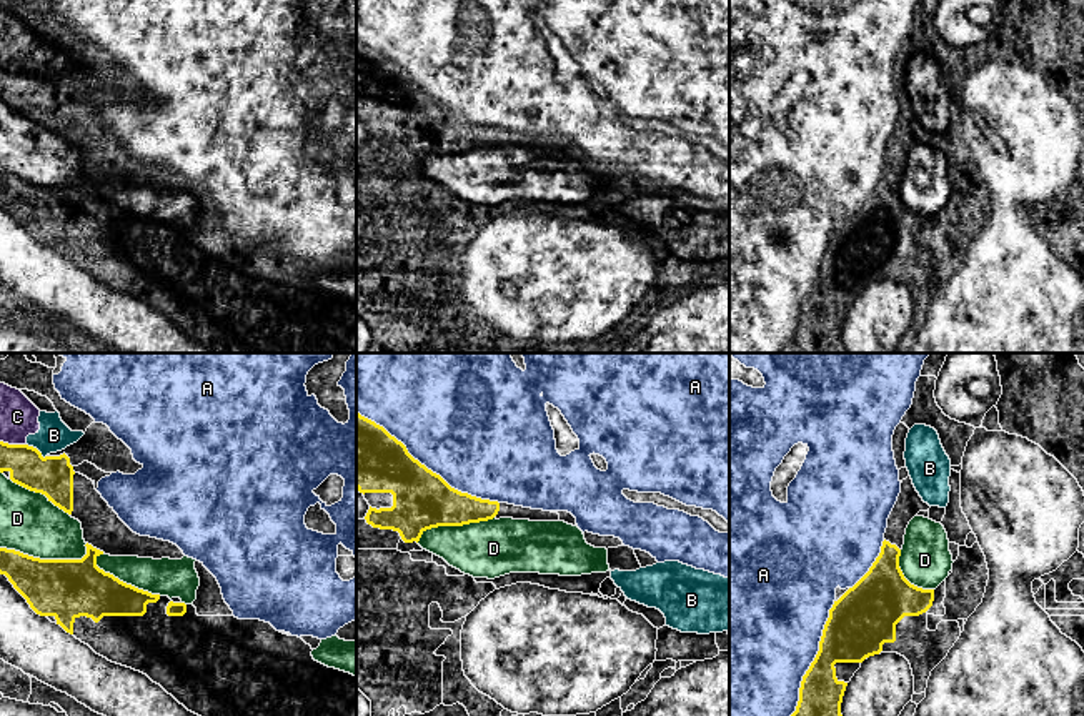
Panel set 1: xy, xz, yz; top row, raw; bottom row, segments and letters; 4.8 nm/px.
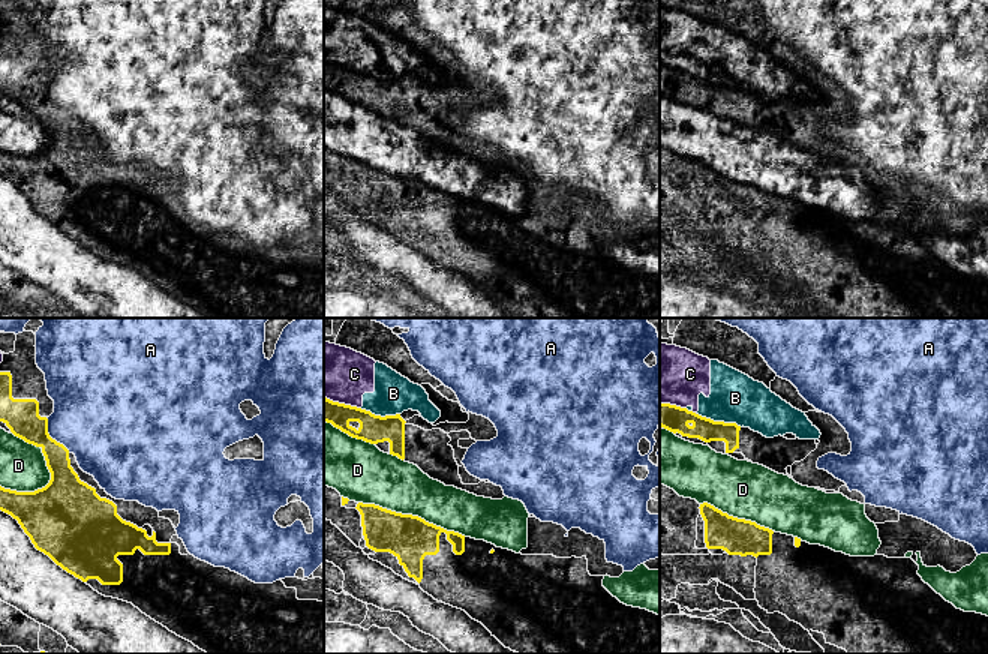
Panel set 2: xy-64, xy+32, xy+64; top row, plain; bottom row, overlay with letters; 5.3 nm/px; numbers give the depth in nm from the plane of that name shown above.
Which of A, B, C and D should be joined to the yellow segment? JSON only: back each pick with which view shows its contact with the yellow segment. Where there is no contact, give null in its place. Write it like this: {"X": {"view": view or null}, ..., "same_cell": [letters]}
{"same_cell": []}

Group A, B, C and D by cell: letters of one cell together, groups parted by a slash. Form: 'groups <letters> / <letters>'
groups A / B C / D

